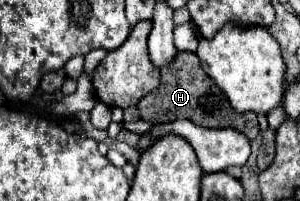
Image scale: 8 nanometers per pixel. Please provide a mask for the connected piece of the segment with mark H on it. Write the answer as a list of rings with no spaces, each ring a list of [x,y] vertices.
[[[179,52],[171,66],[161,68],[159,88],[153,90],[149,96],[143,96],[137,104],[137,108],[139,108],[139,118],[145,122],[153,122],[153,124],[171,122],[175,118],[187,118],[197,126],[235,128],[241,134],[245,134],[249,140],[255,140],[259,134],[257,114],[235,112],[231,108],[227,96],[223,94],[223,90],[207,76],[207,72],[201,68],[201,62],[191,52]]]

